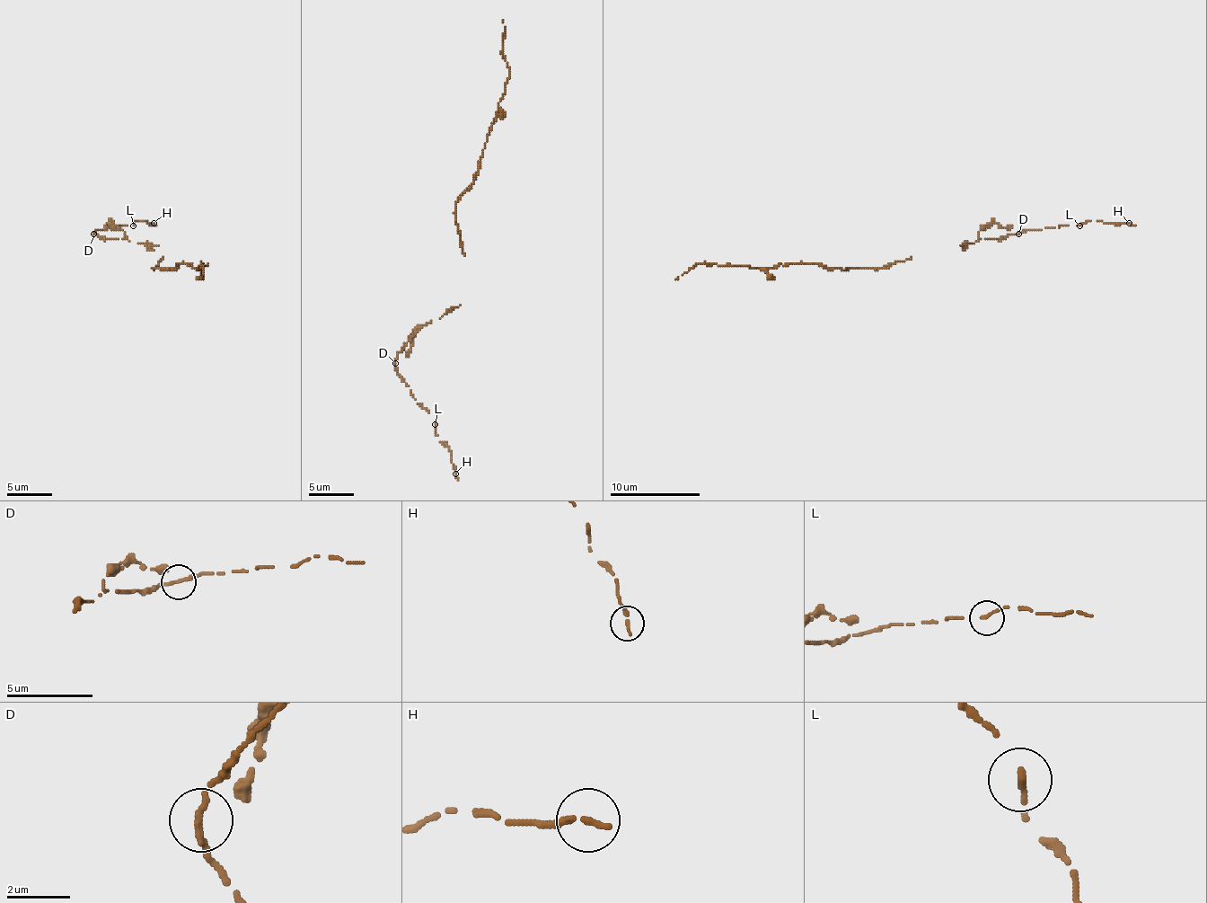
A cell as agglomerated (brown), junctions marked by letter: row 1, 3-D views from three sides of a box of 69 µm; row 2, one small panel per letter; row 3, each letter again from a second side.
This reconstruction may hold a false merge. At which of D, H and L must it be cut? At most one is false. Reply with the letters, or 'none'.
none

